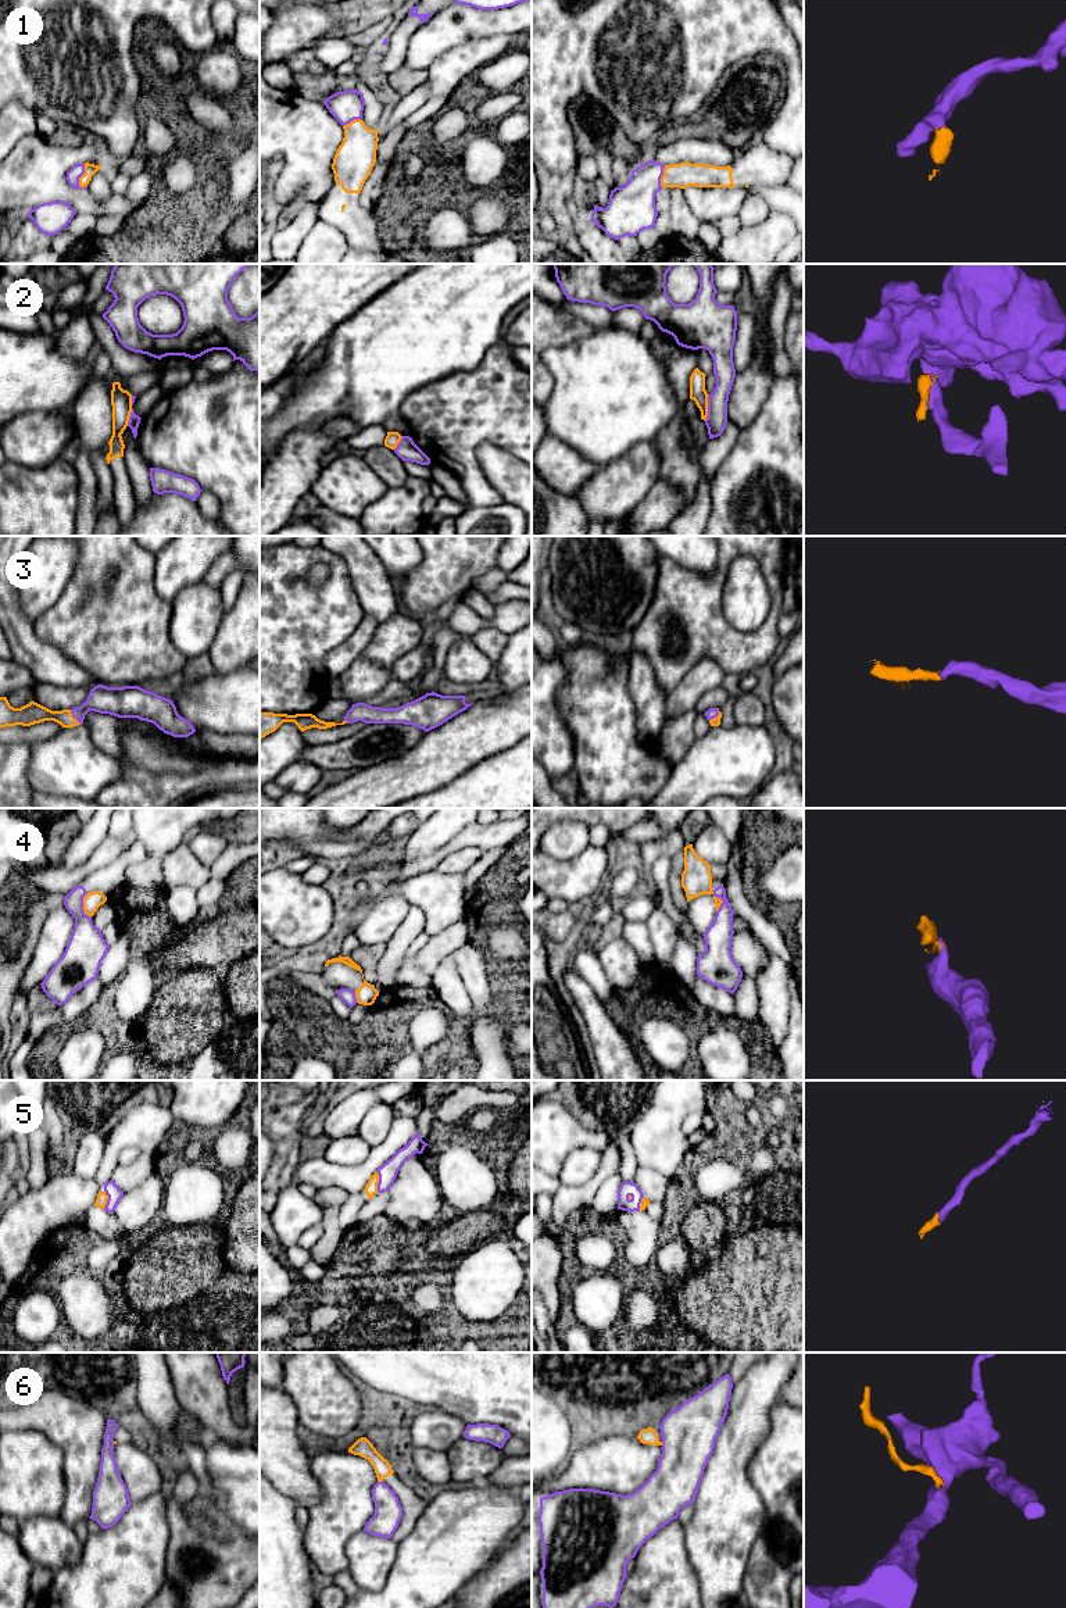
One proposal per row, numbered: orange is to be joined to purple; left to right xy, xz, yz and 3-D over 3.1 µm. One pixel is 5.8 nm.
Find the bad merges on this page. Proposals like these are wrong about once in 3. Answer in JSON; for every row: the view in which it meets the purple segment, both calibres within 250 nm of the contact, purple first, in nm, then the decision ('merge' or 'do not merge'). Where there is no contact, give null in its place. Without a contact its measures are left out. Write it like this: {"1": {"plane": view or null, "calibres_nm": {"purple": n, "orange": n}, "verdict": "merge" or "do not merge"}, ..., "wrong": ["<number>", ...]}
{"1": {"plane": "xy", "calibres_nm": {"purple": 80, "orange": 70}, "verdict": "merge"}, "2": {"plane": "yz", "calibres_nm": {"purple": 130, "orange": 100}, "verdict": "do not merge"}, "3": {"plane": "xy", "calibres_nm": {"purple": 160, "orange": 120}, "verdict": "merge"}, "4": {"plane": "xy", "calibres_nm": {"purple": 220, "orange": 100}, "verdict": "do not merge"}, "5": {"plane": "xz", "calibres_nm": {"purple": 110, "orange": 70}, "verdict": "merge"}, "6": {"plane": "xz", "calibres_nm": {"purple": 160, "orange": 110}, "verdict": "do not merge"}, "wrong": ["2", "4", "6"]}

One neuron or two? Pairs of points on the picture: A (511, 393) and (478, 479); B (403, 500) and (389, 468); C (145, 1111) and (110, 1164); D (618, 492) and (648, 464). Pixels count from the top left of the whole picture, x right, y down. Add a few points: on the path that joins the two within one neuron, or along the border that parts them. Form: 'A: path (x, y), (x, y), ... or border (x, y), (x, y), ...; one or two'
A: path (490, 414), (468, 436), (468, 458); one
B: border (410, 476), (403, 485), (389, 488); two
C: path (139, 1124), (113, 1151); one
D: path (625, 485), (641, 468); one

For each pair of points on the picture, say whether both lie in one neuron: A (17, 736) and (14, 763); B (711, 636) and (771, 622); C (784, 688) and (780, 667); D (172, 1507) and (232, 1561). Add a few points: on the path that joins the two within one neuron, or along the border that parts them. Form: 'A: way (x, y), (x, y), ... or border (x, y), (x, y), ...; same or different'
A: border (14, 742), (25, 743); different
B: way (726, 639), (757, 638); same
C: border (789, 668), (775, 678); different
D: way (179, 1525), (214, 1558); same

